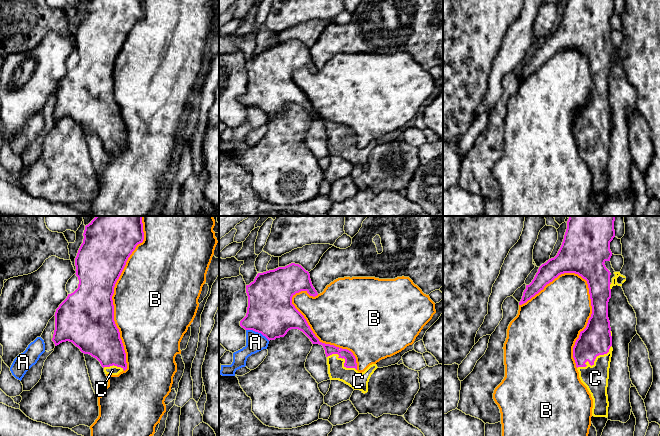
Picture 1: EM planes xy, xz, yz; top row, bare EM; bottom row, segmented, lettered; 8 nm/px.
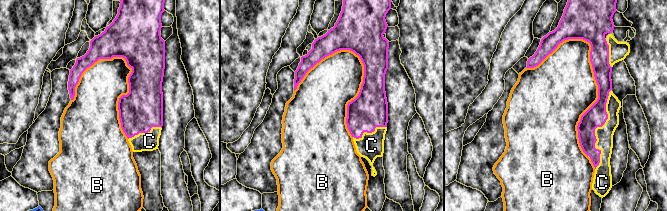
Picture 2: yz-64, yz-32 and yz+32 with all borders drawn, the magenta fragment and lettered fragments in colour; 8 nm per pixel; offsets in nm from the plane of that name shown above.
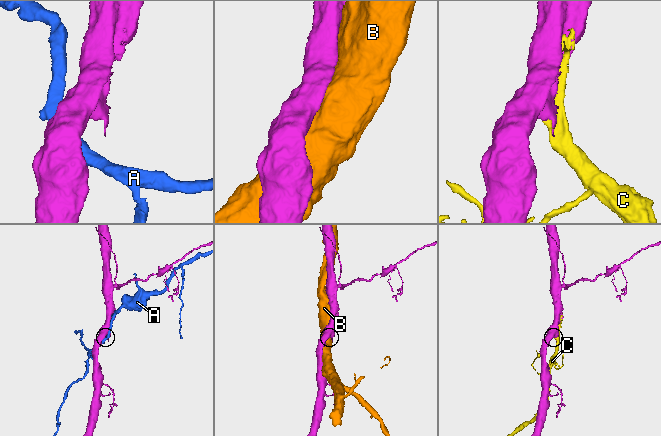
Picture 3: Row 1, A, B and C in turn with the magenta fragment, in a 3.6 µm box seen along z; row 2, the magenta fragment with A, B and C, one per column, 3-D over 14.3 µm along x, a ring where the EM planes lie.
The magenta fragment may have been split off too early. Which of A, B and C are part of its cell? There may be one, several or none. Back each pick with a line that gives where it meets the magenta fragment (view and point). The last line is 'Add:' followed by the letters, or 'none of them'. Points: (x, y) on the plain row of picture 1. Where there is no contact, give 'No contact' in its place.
C: Touches magenta at yz (594, 136)
Add: C

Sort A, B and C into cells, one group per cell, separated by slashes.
A / B / C

